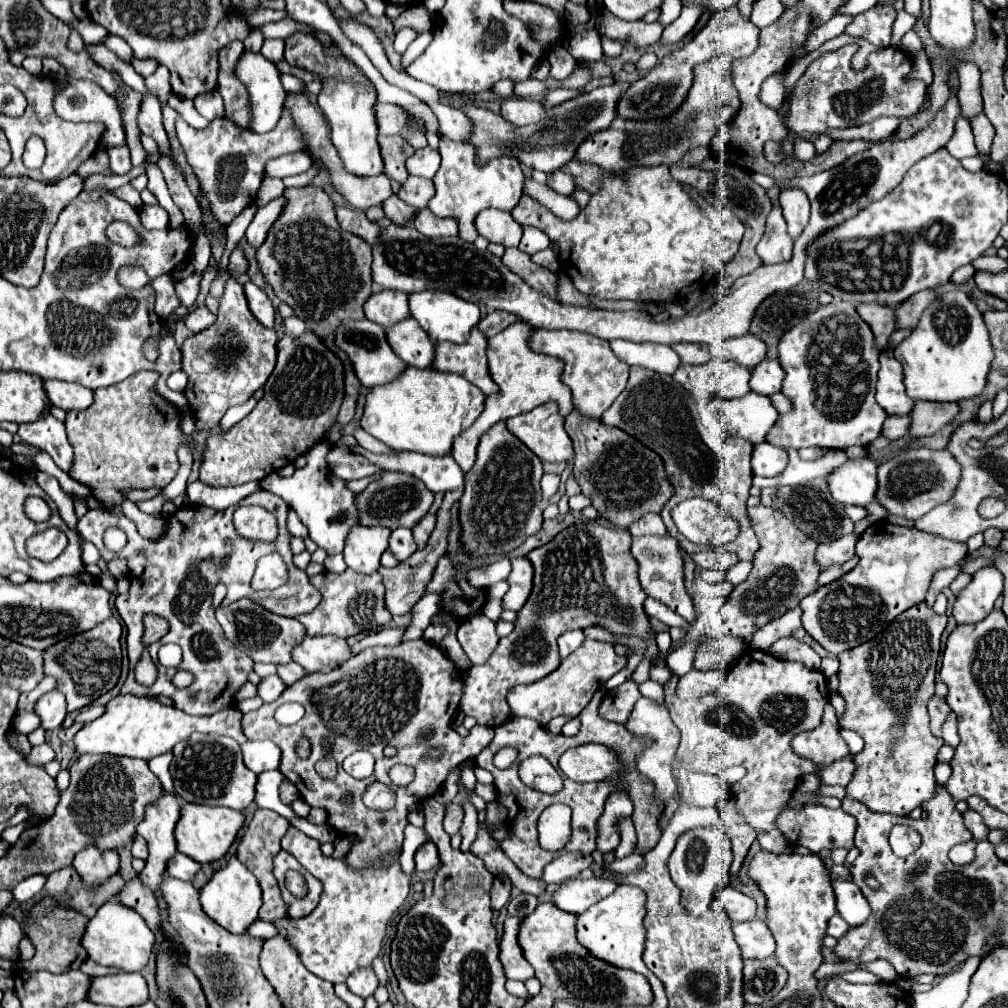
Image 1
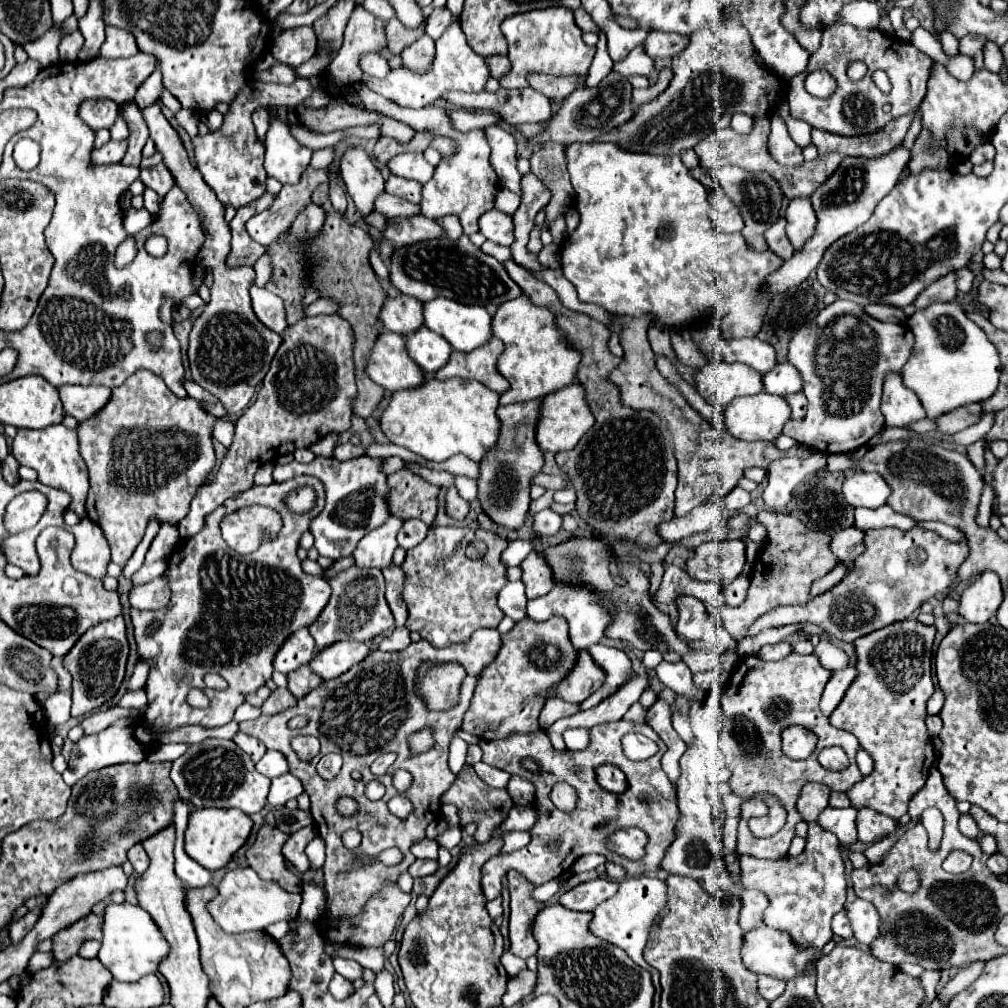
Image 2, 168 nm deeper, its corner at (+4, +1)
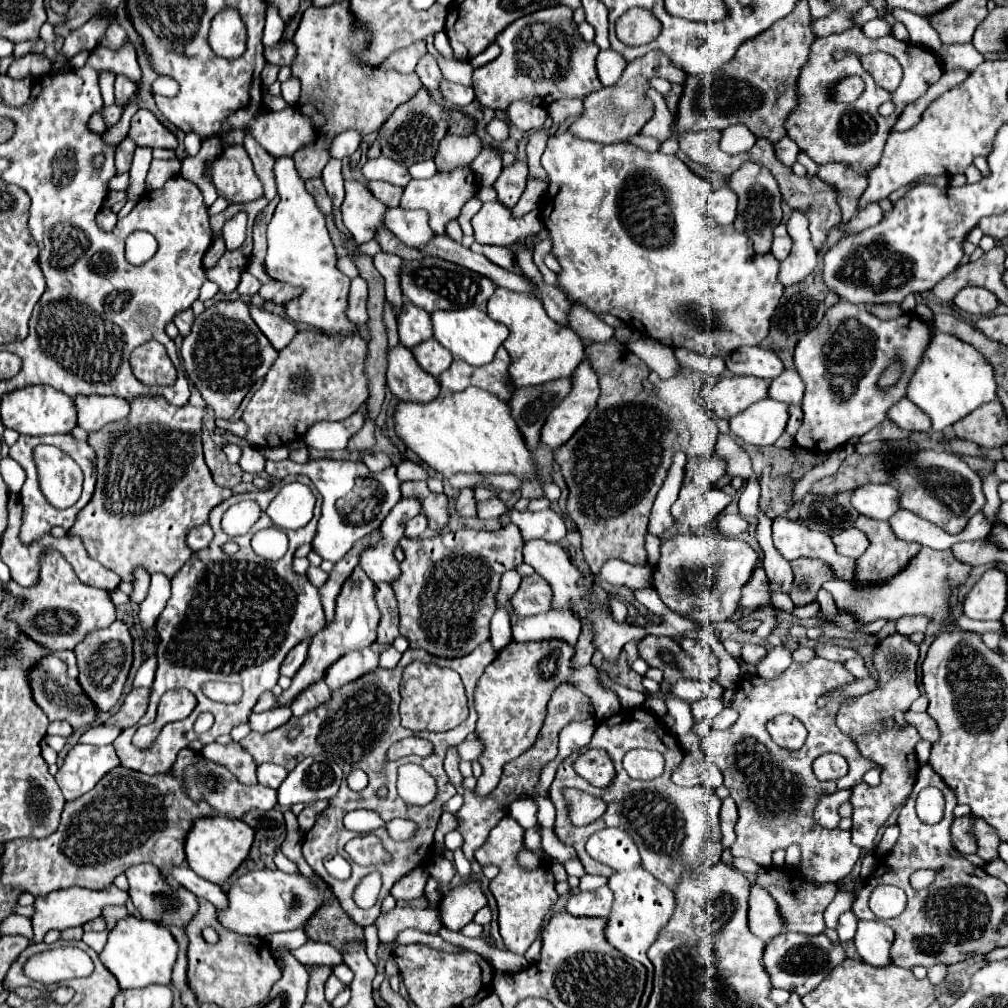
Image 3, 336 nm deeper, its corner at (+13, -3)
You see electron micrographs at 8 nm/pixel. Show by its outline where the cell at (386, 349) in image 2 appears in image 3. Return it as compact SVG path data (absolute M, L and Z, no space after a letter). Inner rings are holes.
M403 345L389 349L387 385L395 397L413 403L429 403L441 393L439 379L427 375Z

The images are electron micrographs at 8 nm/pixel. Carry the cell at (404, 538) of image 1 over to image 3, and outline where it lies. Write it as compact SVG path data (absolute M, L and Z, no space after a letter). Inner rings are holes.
M417 515L407 521L405 525L405 537L417 537L427 529L427 515Z

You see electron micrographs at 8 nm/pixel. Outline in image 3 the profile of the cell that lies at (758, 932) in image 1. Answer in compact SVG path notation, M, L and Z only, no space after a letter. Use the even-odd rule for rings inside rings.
M781 933L773 941L767 943L763 963L767 967L767 973L771 975L773 987L793 991L797 995L811 993L827 975L831 975L833 967L843 963L847 957L843 943L833 943L825 933L821 935L799 935L799 933Z

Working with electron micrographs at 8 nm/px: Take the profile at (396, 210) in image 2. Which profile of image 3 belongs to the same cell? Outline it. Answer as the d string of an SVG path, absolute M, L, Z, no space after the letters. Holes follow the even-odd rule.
M401 207L387 209L385 227L413 249L423 249L437 235L435 231L431 231L429 215L423 209L415 209L415 211L407 211Z

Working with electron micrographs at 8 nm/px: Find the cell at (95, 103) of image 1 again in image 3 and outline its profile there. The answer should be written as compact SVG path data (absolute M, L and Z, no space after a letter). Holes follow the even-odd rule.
M111 105L109 109L105 109L105 113L103 113L105 125L107 125L107 127L113 127L113 125L121 119L123 111L125 111L125 107L119 107L119 105Z

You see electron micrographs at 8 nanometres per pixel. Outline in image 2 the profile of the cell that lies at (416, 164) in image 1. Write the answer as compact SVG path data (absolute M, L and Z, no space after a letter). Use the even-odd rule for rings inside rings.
M402 153L396 155L390 163L388 163L392 175L404 177L404 179L416 179L420 183L426 183L428 179L432 179L434 167L424 159L422 153Z

